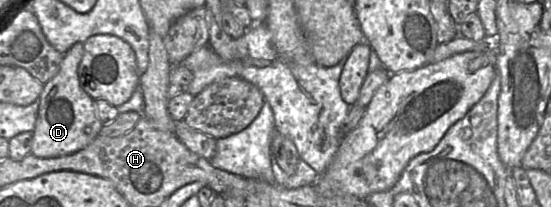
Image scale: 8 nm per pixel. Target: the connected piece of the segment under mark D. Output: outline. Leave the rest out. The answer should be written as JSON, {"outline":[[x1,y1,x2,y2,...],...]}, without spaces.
{"outline":[[83,43,74,44,64,54,58,73,44,84,38,99,39,112,30,153,38,158,57,158,76,153,91,144,104,126,97,116,95,101,80,85,78,67,83,54]]}

